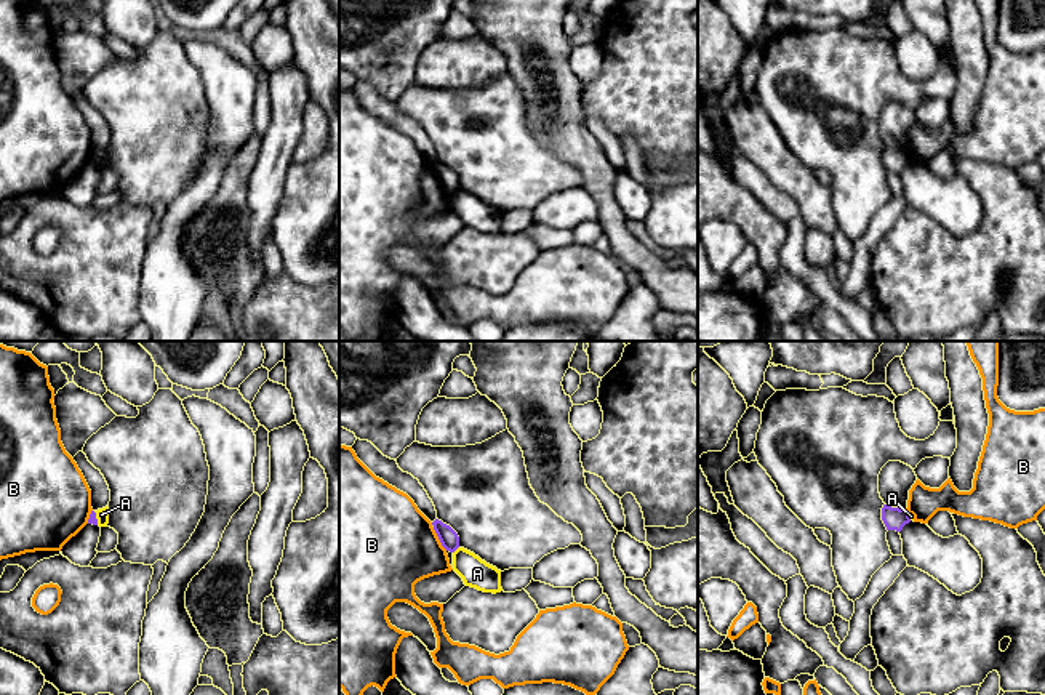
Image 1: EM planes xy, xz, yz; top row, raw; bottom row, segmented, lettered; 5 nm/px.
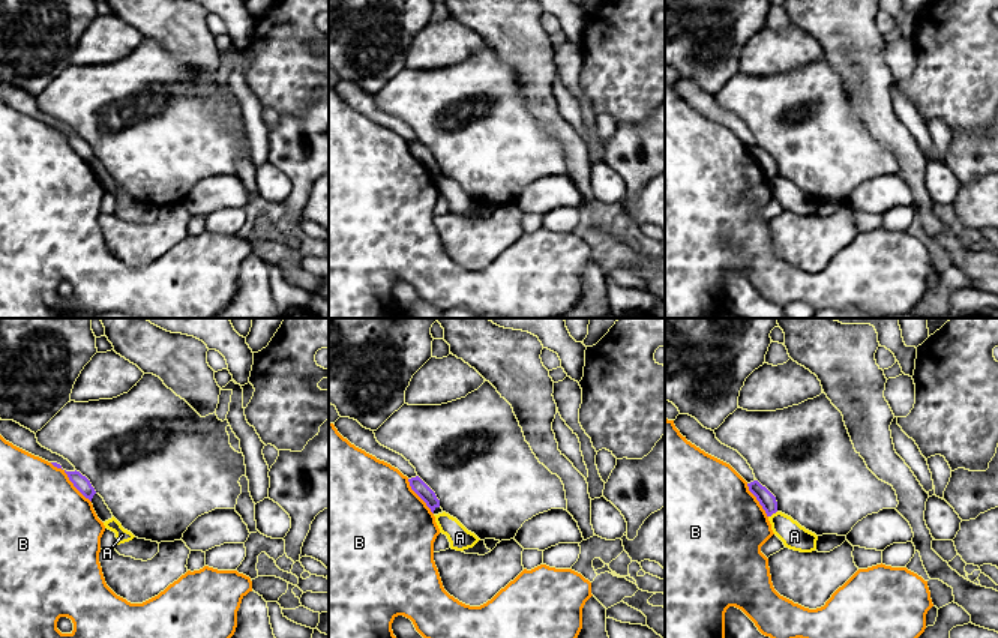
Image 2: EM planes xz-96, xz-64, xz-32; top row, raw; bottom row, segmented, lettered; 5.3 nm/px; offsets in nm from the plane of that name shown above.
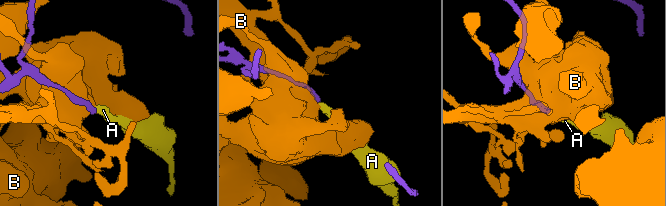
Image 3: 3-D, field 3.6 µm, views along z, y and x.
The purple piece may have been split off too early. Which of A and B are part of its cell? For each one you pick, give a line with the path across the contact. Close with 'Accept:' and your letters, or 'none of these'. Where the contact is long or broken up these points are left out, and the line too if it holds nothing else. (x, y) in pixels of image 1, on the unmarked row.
Accept: none of these

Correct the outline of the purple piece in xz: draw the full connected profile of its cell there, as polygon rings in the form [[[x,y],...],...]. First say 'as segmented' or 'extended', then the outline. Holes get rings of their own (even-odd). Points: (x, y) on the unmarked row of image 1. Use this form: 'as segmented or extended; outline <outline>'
as segmented; outline [[[435,160],[432,163],[434,171],[442,184],[442,187],[450,192],[454,194],[459,189],[459,178],[458,175],[446,165],[443,165],[442,162]]]

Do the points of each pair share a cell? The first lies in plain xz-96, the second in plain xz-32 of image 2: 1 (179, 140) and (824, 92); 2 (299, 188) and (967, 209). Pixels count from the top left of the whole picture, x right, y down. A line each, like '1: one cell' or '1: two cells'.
1: one cell
2: two cells

